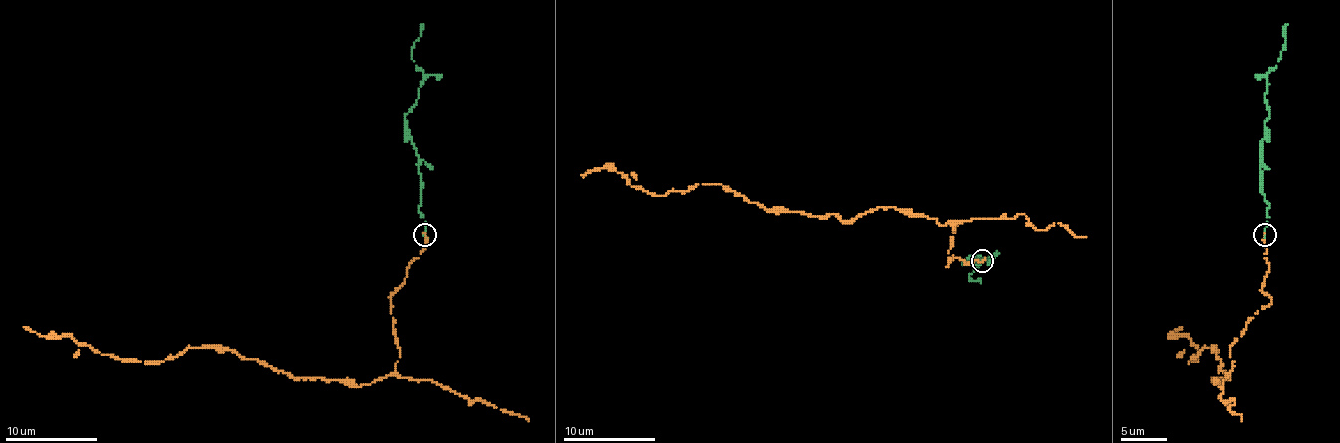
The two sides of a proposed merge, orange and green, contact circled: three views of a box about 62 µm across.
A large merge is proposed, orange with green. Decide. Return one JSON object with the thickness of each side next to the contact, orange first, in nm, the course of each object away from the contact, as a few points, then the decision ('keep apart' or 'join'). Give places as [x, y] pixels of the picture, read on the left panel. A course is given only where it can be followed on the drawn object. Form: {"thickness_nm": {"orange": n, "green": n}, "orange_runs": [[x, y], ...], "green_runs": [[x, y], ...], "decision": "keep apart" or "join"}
{"thickness_nm": {"orange": 200, "green": 170}, "orange_runs": [[425, 235], [391, 302], [400, 348], [395, 371], [370, 384], [287, 375], [221, 348], [138, 361], [23, 327]], "green_runs": [[425, 235], [418, 210], [418, 155], [404, 118], [423, 79], [411, 58], [423, 24]], "decision": "join"}

